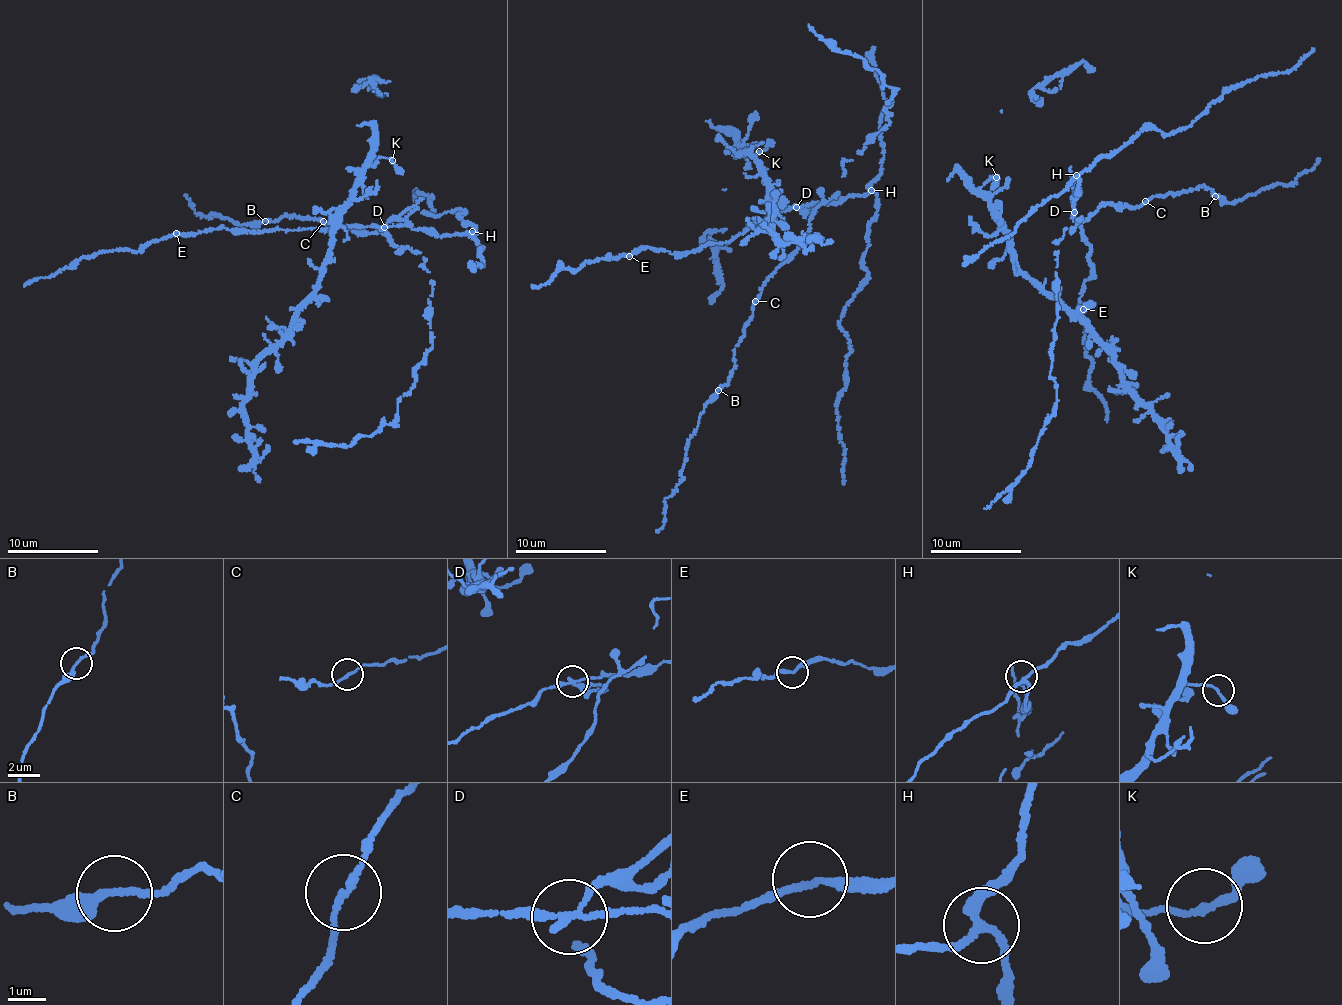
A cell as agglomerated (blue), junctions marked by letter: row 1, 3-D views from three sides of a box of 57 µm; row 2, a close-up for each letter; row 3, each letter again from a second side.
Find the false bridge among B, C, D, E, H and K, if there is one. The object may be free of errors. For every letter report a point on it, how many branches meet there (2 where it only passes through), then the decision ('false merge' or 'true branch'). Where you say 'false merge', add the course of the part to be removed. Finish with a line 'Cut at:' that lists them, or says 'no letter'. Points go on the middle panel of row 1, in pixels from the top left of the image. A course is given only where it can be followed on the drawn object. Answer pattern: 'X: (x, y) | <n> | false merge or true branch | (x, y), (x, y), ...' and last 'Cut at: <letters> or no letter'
B: (718, 390) | 2 | true branch
C: (755, 301) | 2 | true branch
D: (796, 207) | 3 | false merge | (797, 207), (815, 210)
E: (629, 256) | 2 | true branch
H: (871, 190) | 3 | true branch
K: (759, 151) | 2 | true branch
Cut at: D

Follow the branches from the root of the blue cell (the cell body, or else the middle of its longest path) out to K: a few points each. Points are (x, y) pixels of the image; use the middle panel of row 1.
K: (765, 185), (760, 162), (749, 152), (740, 155), (743, 152), (738, 147), (748, 154), (759, 151)

